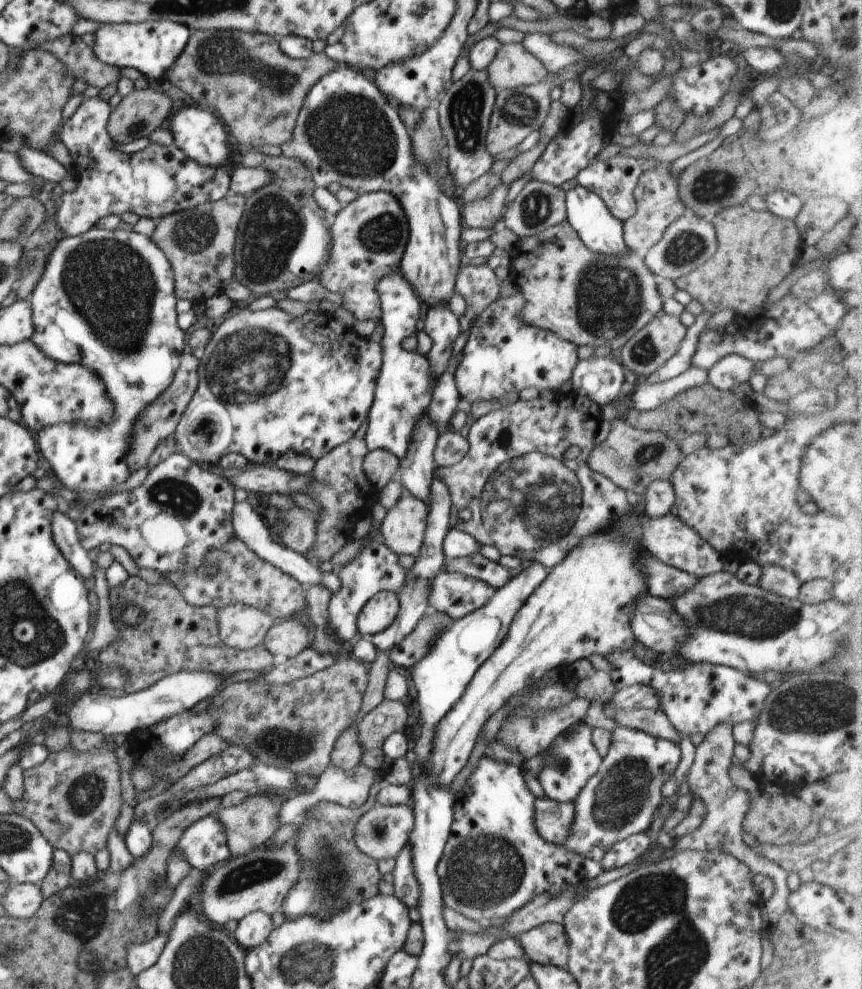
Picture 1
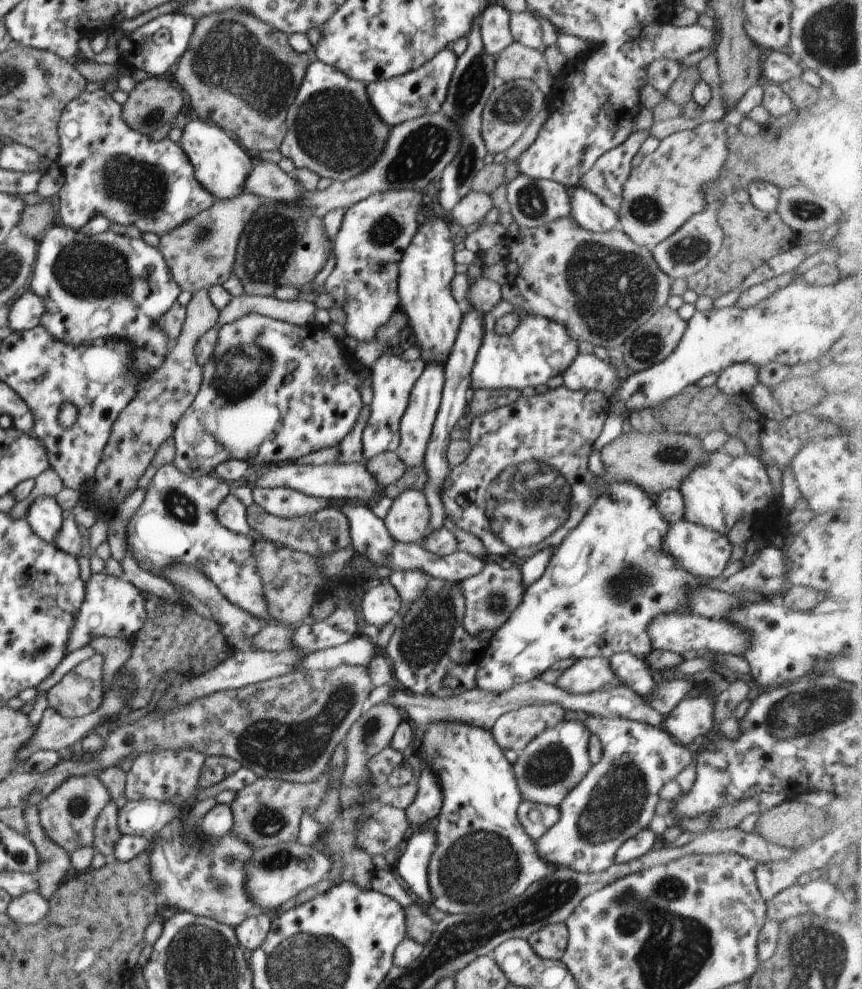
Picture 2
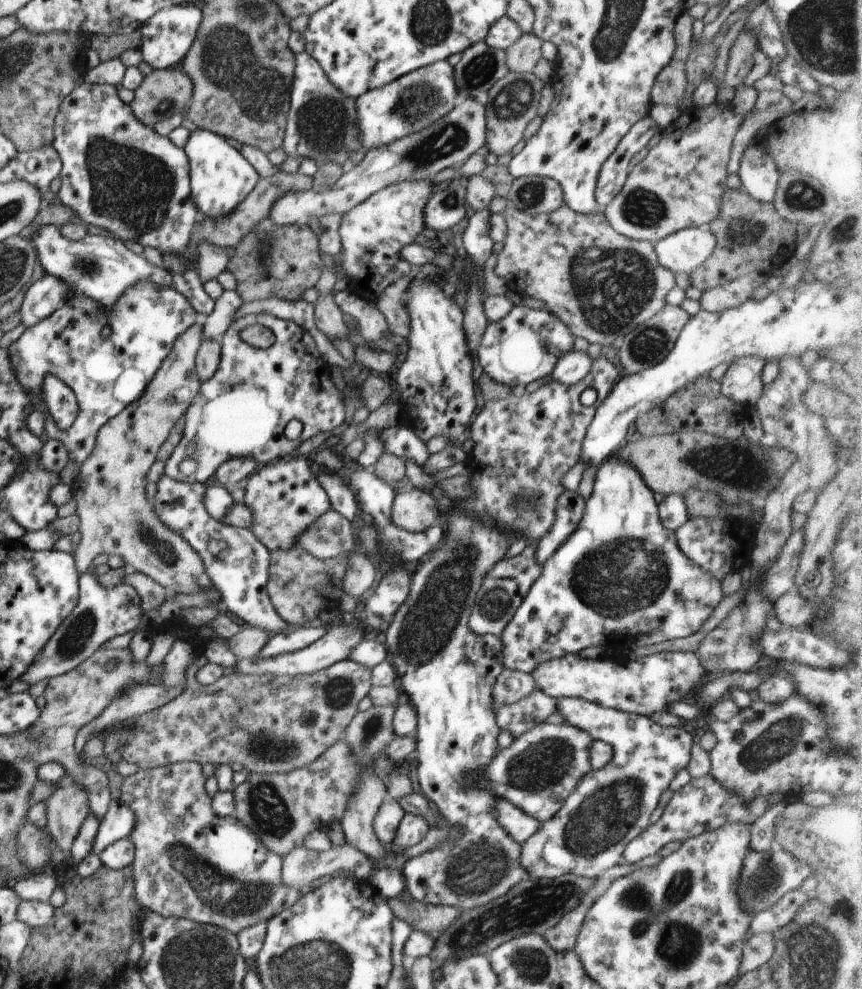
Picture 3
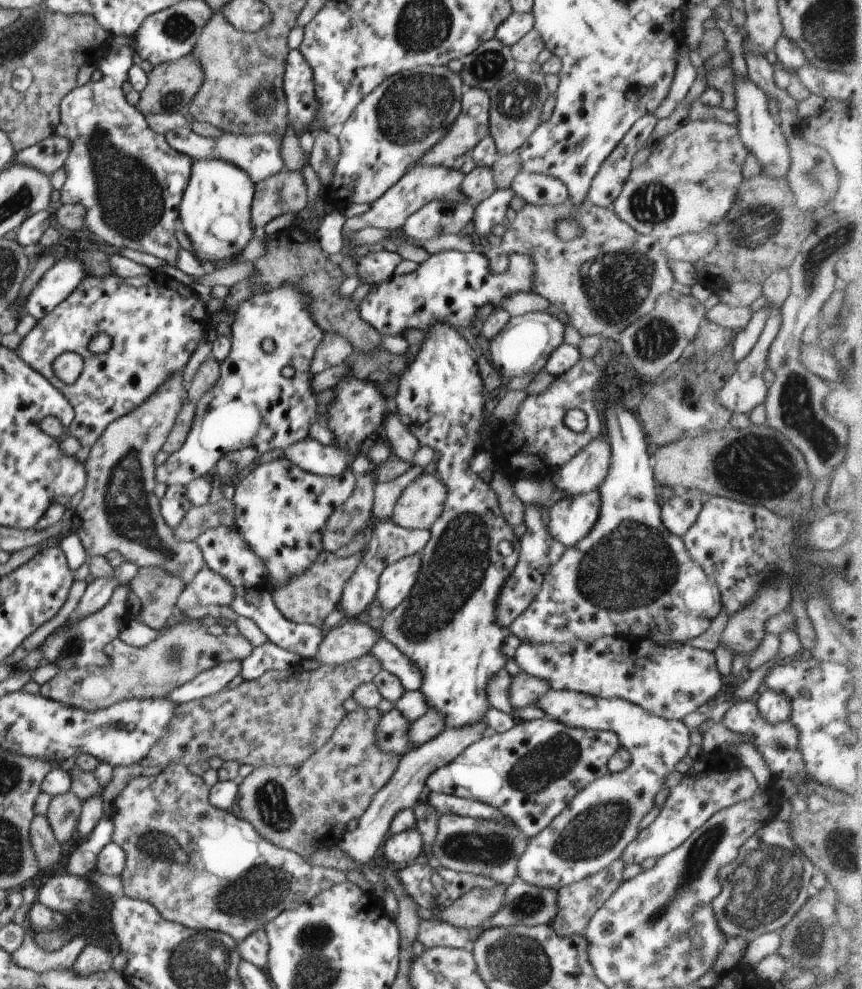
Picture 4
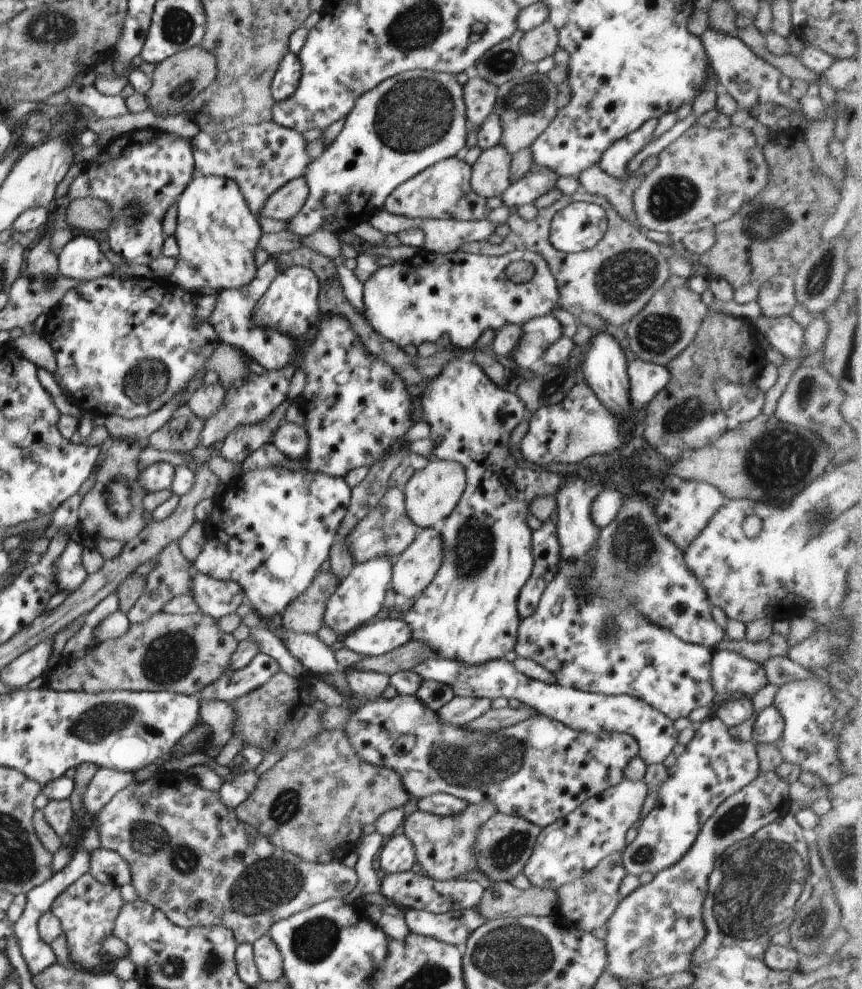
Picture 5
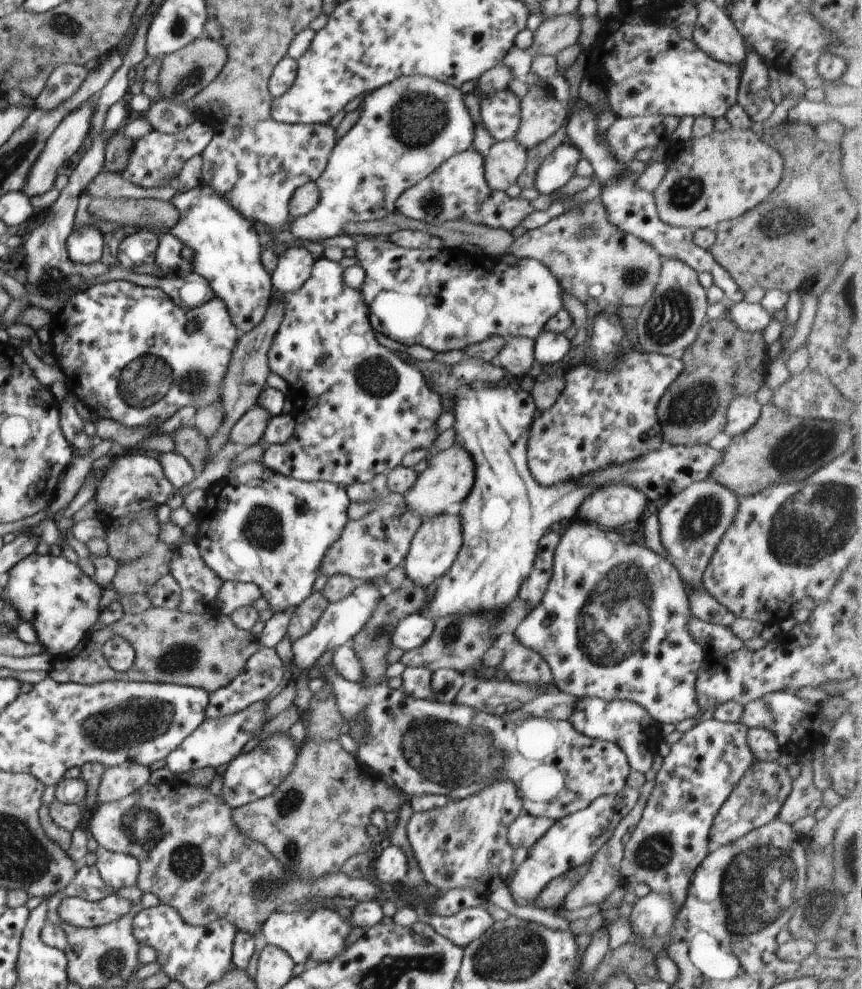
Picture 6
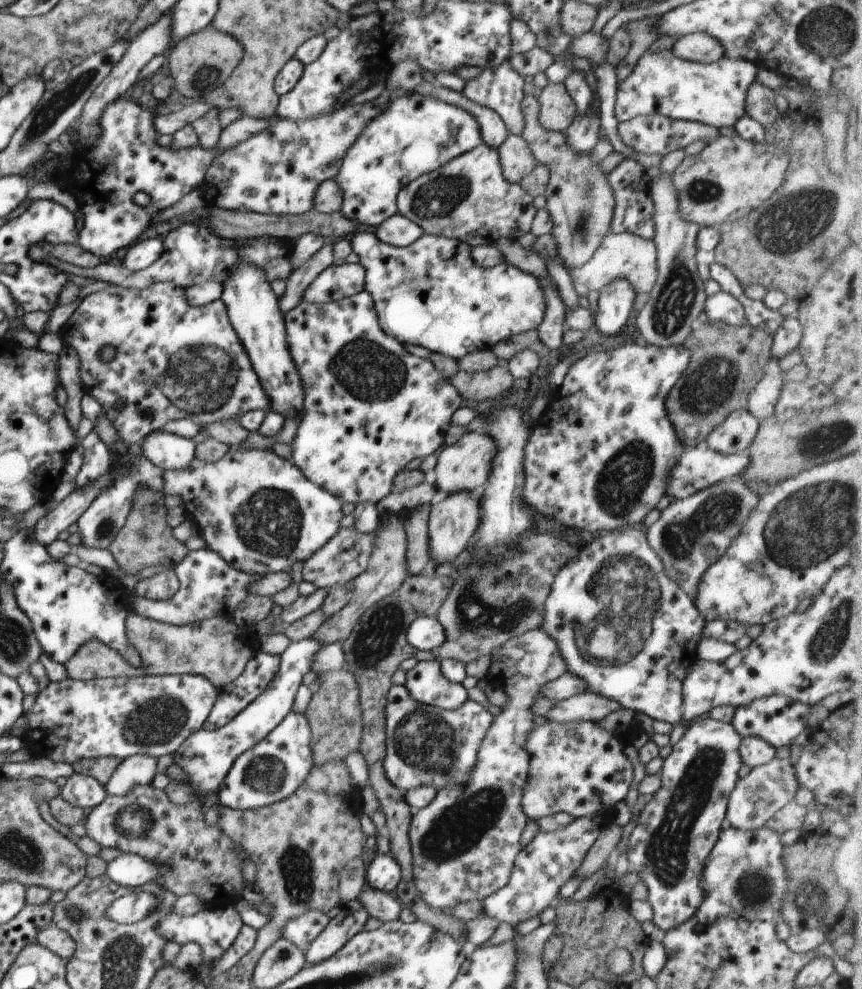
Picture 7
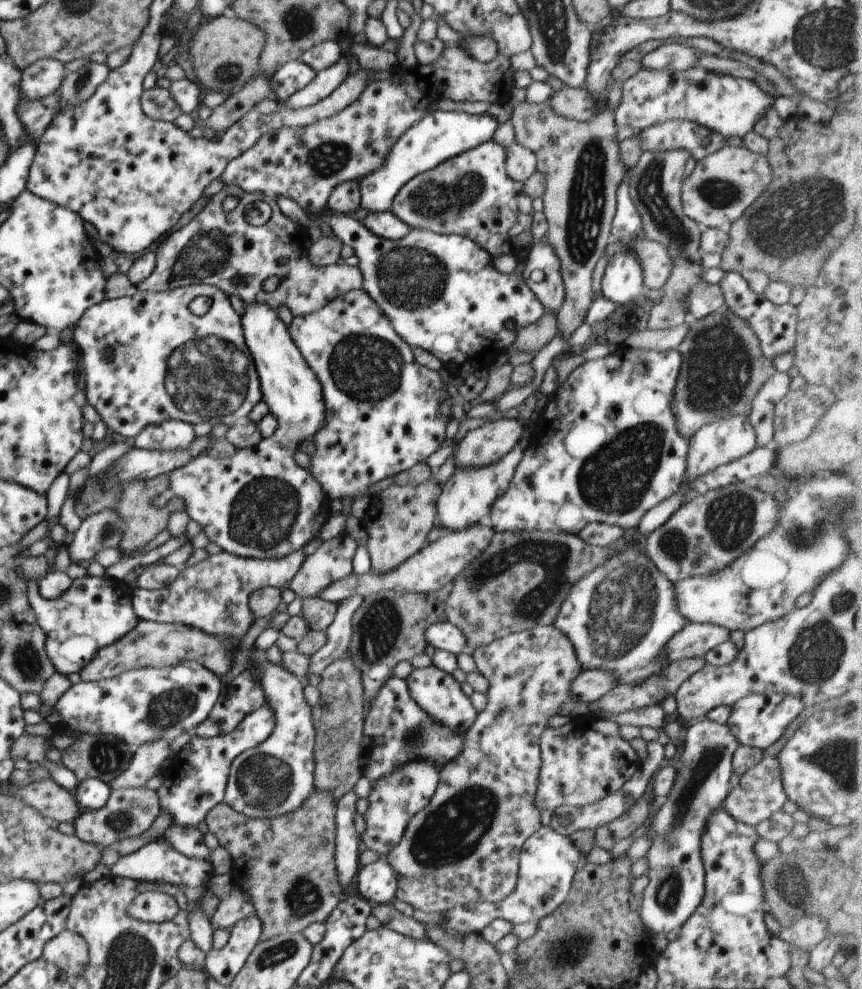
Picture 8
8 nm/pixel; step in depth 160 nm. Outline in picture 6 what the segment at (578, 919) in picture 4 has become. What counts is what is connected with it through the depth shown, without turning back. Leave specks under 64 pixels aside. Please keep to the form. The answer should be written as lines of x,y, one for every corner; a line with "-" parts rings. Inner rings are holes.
645,781
642,788
639,789
638,803
634,805
632,810
620,820
620,824
616,827
614,834
610,837
607,843
603,844
603,847
595,854
593,863
591,864
591,870
588,874
582,878
563,900
562,909
574,910
582,908
587,904
595,903
601,908
603,902
610,896
610,893
616,888
618,882
621,880
621,860
623,859
624,845
622,845
621,839
627,832
628,828
637,825
642,817
643,809
645,808
646,801
651,795
654,788
655,781

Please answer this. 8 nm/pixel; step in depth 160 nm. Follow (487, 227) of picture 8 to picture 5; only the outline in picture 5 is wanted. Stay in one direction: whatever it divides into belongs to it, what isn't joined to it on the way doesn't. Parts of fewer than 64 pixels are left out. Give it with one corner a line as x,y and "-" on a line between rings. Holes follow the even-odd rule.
459,156
450,157
419,172
416,176
396,187
385,200
383,208
392,214
415,219
454,219
459,221
481,221
488,219
492,211
486,206
486,197
480,196
471,185
473,167

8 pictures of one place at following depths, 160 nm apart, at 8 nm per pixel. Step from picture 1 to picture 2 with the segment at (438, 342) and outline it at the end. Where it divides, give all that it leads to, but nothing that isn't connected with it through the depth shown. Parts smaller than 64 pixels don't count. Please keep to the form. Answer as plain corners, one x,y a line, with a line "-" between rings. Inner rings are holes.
430,363
425,366
424,372
422,372
420,378
416,381
416,384
413,384
407,409
401,418
399,430
401,443
396,450
406,466
422,466
424,464
425,452
441,403
444,383
444,365

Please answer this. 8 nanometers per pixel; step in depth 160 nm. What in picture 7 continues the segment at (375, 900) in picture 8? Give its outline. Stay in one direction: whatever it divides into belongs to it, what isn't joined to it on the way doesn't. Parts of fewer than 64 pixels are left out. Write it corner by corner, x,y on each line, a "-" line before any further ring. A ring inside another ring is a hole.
391,853
376,854
369,860
367,866
367,886
382,892
395,894
396,887
401,879
400,865
394,860

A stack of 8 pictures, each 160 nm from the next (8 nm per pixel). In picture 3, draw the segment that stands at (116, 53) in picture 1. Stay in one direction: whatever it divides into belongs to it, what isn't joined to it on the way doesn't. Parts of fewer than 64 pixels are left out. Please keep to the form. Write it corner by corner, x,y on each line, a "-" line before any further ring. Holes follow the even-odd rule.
192,3
160,9
140,28
141,43
139,48
143,54
143,60
148,62
153,69
179,67
196,38
202,17
201,8

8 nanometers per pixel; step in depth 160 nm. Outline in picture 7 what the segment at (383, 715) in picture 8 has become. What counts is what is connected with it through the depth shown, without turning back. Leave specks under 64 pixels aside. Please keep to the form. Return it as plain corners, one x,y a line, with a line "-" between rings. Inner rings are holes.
393,685
387,694
387,706
384,707
384,776
402,792
424,785
433,785
438,790
447,784
464,786
476,762
481,740
493,718
482,705
469,699
460,708
449,711
418,702
404,685

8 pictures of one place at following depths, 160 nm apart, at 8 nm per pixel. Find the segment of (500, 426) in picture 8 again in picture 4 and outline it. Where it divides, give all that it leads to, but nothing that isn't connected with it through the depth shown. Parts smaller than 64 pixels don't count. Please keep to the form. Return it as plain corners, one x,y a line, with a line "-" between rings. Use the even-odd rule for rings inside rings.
420,471
420,475
405,486
402,494
399,494
396,501
393,517
391,518
398,526
405,529
426,529
439,519
444,510
445,500
447,499
447,488
444,481
435,471
433,474
425,474

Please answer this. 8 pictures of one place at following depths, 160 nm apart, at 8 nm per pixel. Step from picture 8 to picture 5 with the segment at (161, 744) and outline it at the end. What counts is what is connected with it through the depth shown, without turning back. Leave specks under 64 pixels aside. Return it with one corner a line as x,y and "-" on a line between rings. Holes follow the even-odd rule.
99,767
84,793
83,805
88,816
93,819
118,791
134,780
133,772

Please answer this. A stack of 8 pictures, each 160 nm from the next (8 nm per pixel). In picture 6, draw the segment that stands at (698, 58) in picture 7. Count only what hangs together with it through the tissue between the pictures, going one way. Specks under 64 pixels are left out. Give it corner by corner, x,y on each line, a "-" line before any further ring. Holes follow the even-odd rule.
702,1
694,6
699,13
694,24
693,43
714,60
729,65
744,64
748,50
722,5

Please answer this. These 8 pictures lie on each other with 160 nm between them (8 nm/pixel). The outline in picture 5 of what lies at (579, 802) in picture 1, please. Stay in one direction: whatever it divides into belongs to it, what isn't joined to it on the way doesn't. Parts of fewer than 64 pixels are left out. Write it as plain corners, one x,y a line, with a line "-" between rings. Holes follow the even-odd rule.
432,658
417,664
413,671
421,676
423,682
425,680
435,680
439,683
447,684
452,687
455,696
459,697
480,697
495,698
502,697
514,698
520,700
524,705
535,708
538,713
545,714
555,721
560,721
562,724
573,728
581,733
600,733
617,732
626,733
633,736
639,746
639,757
647,764
656,764
664,762
664,759
672,752
672,748
677,744
678,731
674,728
674,723
664,716
659,710
652,708
645,700
636,698
630,695
605,695
602,693
593,693
590,691
581,691
572,687
563,687
557,682
554,684
546,684
541,680
536,680
527,677
520,671
516,670
513,663
505,659
489,660
477,665
463,663
456,659
-
623,778
620,784
585,800
564,818
544,827
522,870
526,878
534,886
559,889
590,872
610,853
622,852
626,832
640,818
646,796
648,787
645,782

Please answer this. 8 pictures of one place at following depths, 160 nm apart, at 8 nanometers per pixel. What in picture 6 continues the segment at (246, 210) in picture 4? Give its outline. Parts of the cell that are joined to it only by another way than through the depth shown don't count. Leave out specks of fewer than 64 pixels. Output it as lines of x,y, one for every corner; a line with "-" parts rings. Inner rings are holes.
201,184
174,195
170,202
179,210
181,218
170,230
184,244
196,251
191,262
194,272
203,276
228,309
240,334
250,332
264,320
273,298
271,275
262,265
263,237
252,222
208,185

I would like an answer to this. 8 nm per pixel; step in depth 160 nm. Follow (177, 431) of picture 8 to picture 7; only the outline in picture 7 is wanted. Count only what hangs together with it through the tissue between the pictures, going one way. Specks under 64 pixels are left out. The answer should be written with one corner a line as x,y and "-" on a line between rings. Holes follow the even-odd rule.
156,429
137,446
139,453
163,471
185,467
194,457
197,444
191,438

